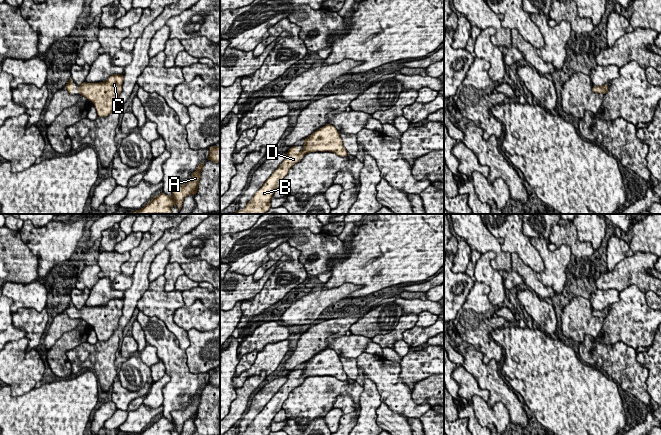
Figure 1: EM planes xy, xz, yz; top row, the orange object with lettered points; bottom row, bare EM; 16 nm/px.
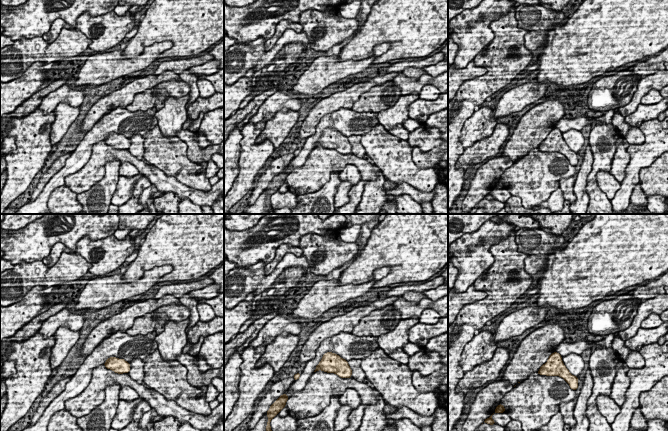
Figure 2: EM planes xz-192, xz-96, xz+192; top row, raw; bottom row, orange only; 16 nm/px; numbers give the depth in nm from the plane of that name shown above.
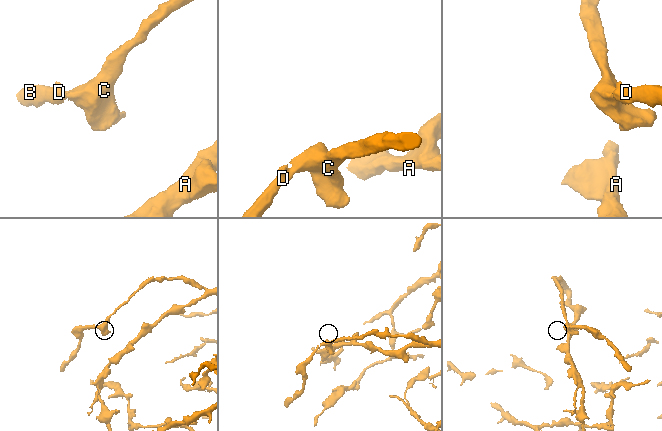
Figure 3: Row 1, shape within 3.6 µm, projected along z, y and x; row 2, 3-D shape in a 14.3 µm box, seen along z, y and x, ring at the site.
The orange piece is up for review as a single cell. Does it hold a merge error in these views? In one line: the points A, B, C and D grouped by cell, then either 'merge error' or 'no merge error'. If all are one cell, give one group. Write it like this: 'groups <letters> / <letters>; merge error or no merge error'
groups A B C D; no merge error

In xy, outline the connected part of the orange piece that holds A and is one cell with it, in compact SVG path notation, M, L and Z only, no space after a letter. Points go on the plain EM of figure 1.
M202 386L198 389L196 395L191 398L191 403L187 408L171 412L172 421L169 421L162 416L161 418L154 420L143 432L136 435L172 435L171 432L174 428L178 429L178 434L180 435L184 422L188 419L197 418L204 388L205 386Z

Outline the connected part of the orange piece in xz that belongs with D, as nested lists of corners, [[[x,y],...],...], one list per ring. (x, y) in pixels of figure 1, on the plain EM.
[[[326,348],[305,362],[302,370],[303,372],[300,377],[298,376],[298,370],[293,370],[288,374],[287,382],[271,398],[241,435],[268,435],[271,432],[271,421],[282,409],[283,403],[288,398],[289,393],[294,388],[300,386],[306,377],[329,375],[341,381],[348,379],[339,356],[331,348]]]

